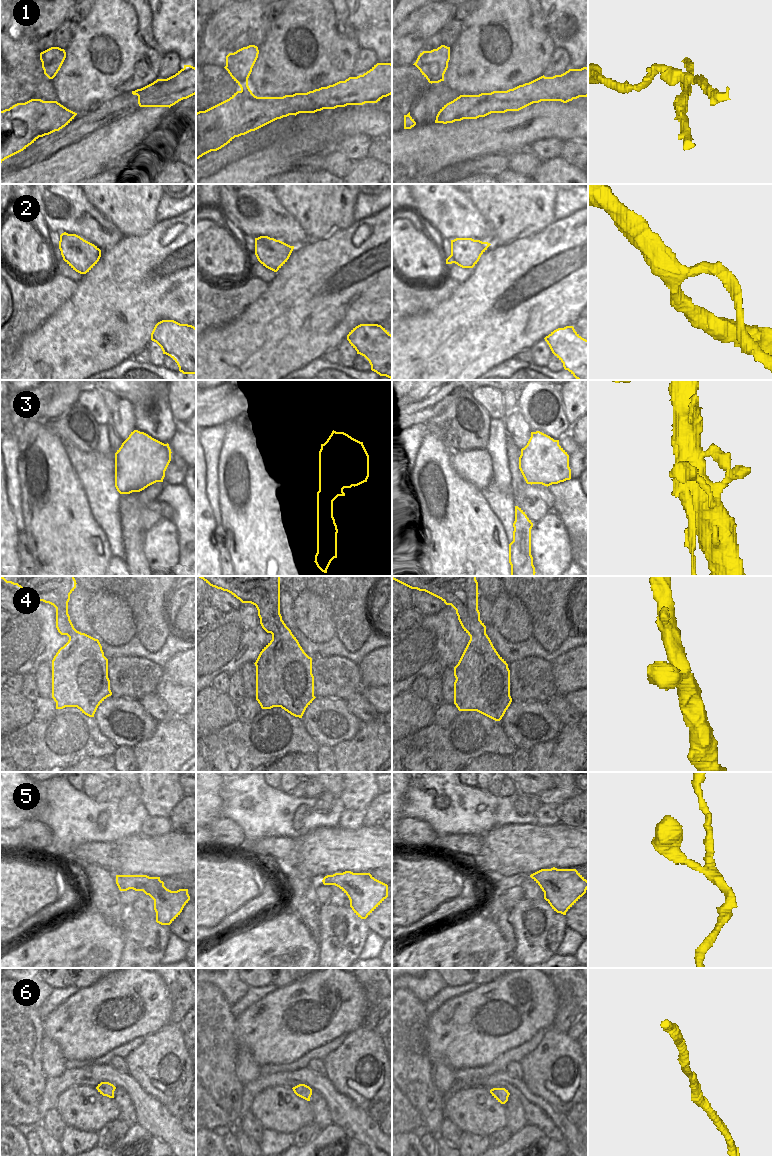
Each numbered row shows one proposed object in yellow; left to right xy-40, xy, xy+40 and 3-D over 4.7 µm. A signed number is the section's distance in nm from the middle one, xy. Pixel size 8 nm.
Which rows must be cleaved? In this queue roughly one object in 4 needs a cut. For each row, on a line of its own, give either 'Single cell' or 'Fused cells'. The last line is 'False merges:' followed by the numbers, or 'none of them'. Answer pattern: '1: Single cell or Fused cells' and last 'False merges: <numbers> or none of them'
1: Fused cells
2: Single cell
3: Fused cells
4: Single cell
5: Single cell
6: Single cell
False merges: 1, 3

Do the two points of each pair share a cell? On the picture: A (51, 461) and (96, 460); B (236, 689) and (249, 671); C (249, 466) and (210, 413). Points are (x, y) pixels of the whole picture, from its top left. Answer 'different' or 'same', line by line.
A: different
B: different
C: different

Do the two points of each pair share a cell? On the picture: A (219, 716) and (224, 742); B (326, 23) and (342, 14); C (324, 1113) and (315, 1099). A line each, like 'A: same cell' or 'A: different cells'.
A: different cells
B: different cells
C: same cell

